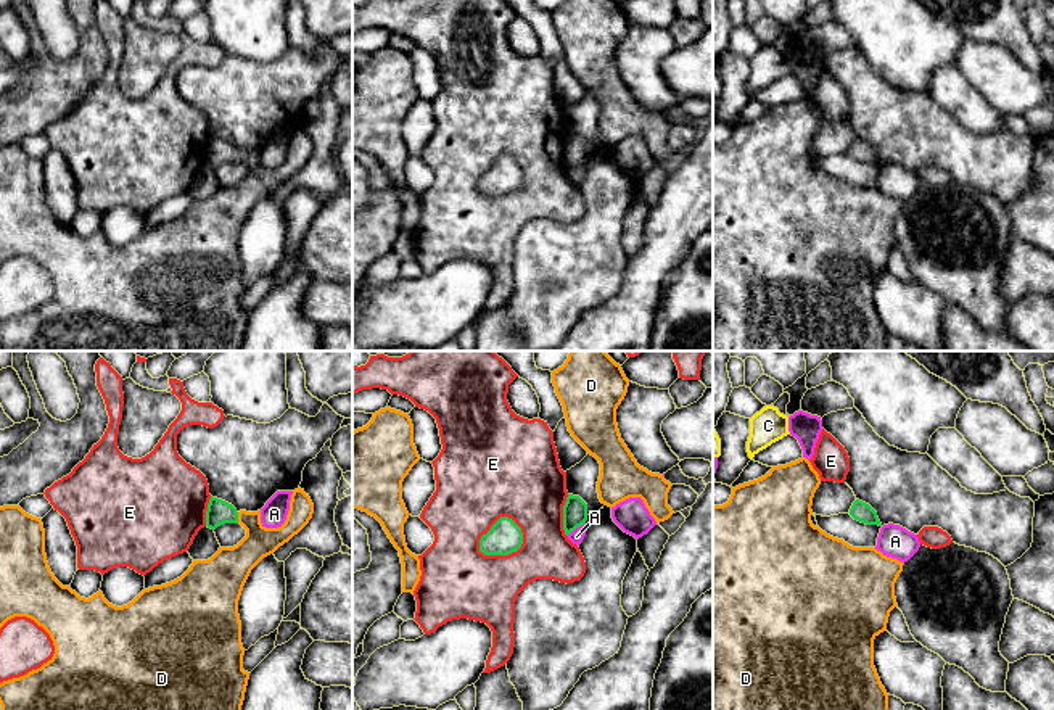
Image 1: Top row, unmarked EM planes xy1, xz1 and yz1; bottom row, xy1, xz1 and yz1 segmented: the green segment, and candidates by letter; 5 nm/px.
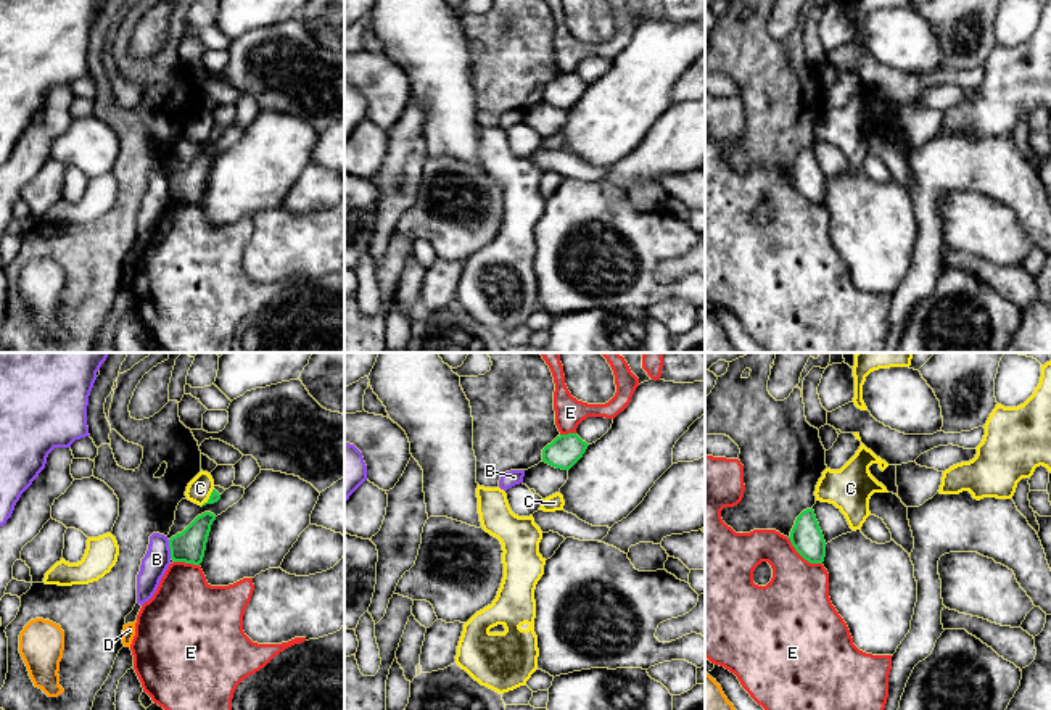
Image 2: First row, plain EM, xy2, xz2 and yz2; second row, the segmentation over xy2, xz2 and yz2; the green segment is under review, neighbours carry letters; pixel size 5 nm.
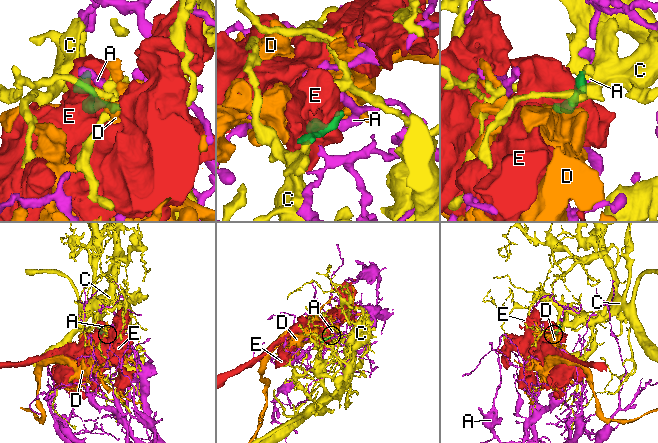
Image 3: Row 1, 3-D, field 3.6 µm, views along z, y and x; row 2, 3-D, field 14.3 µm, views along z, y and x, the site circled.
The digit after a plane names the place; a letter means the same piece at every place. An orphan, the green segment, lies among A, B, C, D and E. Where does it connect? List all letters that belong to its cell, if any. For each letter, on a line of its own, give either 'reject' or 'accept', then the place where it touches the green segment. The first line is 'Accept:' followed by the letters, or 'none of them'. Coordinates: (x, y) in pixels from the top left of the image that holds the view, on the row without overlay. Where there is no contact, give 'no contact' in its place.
Accept: D
A: reject; contact xz1 (575, 168)
B: reject; contact xy2 (169, 187)
C: reject; contact xy2 (210, 137)
D: accept; contact xy1 (237, 156)
E: reject; contact xz1 (507, 194)

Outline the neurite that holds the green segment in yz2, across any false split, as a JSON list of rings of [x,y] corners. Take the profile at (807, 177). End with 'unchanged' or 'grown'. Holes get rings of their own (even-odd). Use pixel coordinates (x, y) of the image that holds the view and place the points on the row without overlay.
[[[803,150],[790,171],[789,175],[795,190],[810,203],[822,203],[826,196],[826,180],[814,150]]]; unchanged

